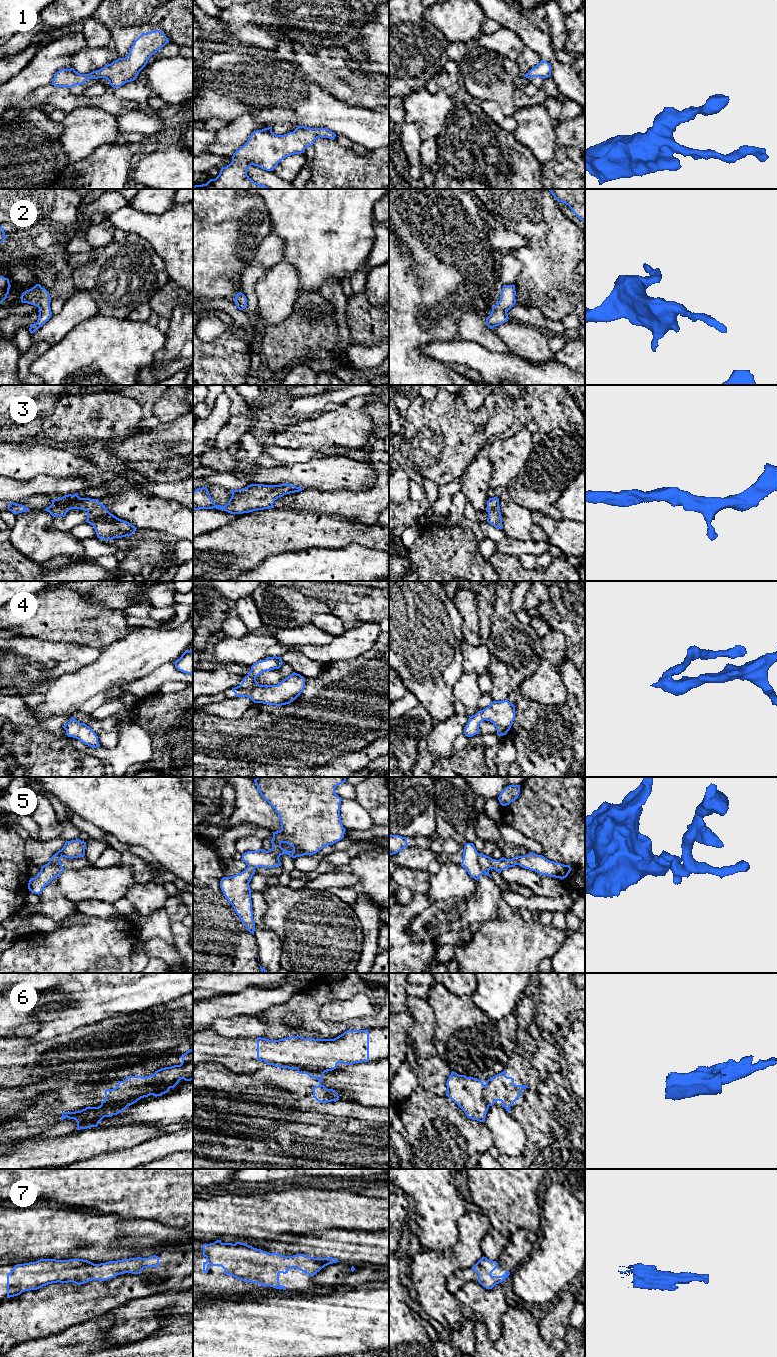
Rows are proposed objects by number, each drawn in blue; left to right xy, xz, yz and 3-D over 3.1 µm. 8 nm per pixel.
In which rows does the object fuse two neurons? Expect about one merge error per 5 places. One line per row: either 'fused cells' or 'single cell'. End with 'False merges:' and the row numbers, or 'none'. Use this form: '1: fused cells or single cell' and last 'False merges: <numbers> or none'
1: single cell
2: single cell
3: single cell
4: single cell
5: fused cells
6: fused cells
7: single cell
False merges: 5, 6

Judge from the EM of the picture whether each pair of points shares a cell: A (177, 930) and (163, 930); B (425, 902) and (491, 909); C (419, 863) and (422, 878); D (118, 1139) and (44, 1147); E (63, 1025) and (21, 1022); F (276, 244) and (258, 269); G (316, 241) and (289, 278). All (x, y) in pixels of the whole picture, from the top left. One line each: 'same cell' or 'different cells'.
A: different cells
B: different cells
C: different cells
D: same cell
E: different cells
F: same cell
G: different cells

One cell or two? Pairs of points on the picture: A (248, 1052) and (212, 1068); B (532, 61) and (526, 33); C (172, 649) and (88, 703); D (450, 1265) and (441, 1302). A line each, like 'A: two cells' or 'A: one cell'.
A: two cells
B: two cells
C: one cell
D: one cell

